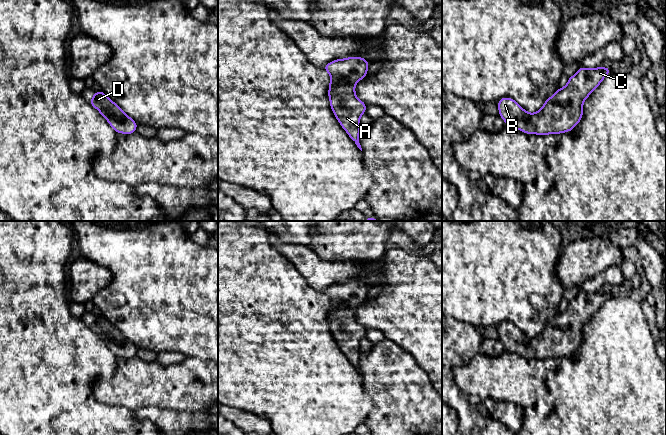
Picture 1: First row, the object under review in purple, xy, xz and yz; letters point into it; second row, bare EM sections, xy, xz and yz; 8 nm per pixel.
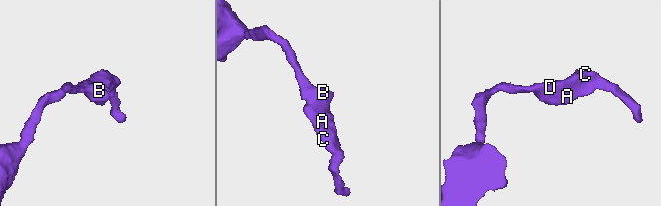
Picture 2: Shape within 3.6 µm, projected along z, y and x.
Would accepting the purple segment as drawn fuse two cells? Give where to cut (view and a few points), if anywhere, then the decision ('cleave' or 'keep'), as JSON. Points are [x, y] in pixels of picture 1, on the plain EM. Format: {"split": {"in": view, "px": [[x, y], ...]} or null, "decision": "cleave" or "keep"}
{"split": null, "decision": "keep"}

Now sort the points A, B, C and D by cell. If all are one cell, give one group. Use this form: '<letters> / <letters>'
A B C D

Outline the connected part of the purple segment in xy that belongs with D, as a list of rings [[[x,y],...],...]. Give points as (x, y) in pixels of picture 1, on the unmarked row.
[[[96,315],[90,323],[89,328],[104,340],[117,358],[129,359],[136,356],[138,348],[103,315]]]

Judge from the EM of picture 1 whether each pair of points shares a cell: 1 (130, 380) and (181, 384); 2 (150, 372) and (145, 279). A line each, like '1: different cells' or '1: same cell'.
1: same cell
2: different cells

